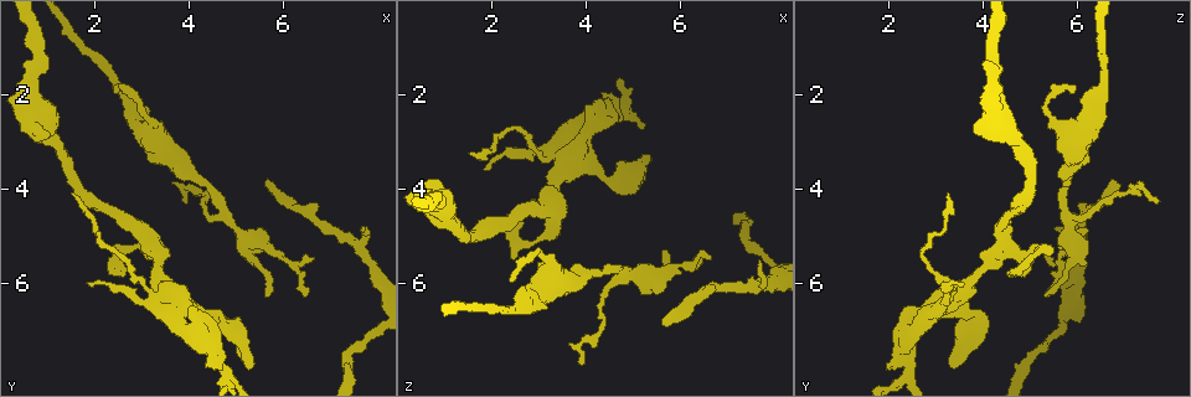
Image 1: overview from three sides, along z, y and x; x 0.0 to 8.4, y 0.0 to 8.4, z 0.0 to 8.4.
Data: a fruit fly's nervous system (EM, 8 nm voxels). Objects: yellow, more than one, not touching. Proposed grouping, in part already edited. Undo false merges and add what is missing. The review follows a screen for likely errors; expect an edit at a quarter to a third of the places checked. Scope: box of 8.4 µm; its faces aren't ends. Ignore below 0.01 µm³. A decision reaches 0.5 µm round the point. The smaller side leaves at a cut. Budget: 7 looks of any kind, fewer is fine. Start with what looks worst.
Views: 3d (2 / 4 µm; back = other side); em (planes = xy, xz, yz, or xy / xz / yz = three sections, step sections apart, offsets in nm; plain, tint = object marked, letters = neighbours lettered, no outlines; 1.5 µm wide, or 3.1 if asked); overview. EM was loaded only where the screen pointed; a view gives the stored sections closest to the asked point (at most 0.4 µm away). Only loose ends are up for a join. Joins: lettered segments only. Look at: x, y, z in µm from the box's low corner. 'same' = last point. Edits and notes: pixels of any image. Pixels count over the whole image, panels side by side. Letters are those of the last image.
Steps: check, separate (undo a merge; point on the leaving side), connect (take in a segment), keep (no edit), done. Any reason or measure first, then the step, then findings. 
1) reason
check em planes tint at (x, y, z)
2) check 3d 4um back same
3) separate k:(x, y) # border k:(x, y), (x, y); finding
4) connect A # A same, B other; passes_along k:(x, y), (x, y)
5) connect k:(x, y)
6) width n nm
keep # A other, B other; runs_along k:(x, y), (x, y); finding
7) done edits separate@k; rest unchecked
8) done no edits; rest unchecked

thin end
check em planes letters at (1.90, 5.95, 3.60)

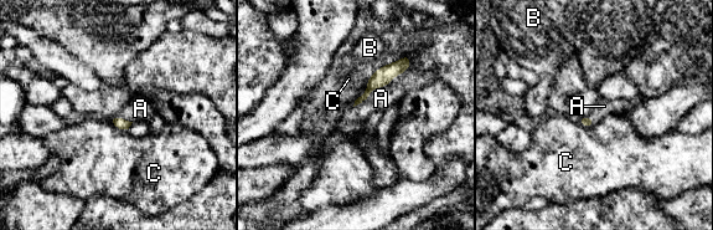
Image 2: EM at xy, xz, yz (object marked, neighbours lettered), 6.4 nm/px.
connect A # A same, B other, C other; passes_along 2:(383, 75), (380, 86), (381, 98); the neuron continues

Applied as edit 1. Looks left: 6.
redraw
check overview

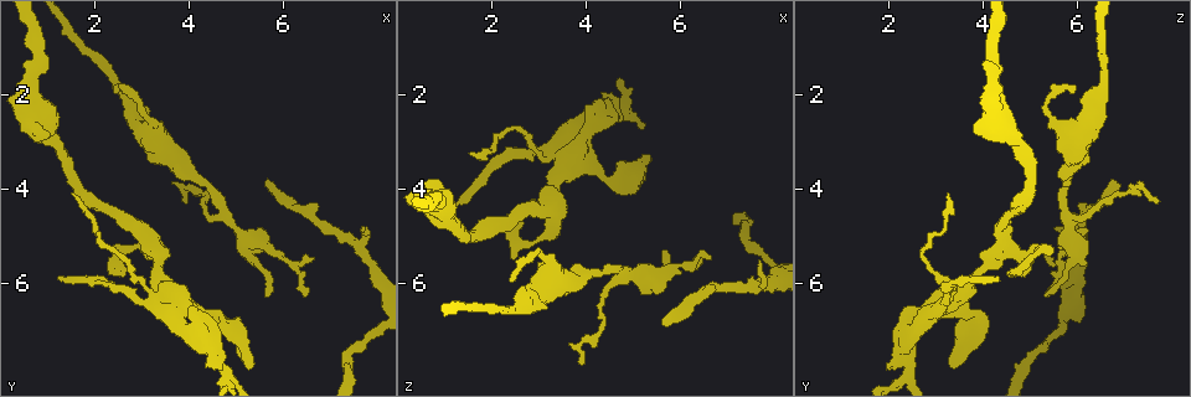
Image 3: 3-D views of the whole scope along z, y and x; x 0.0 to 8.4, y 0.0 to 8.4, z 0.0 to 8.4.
sharp bend
check em planes letters at (4.80, 8.00, 2.40)

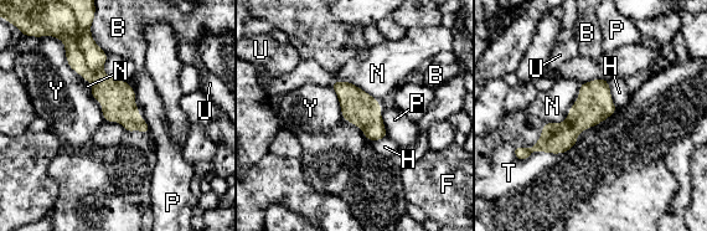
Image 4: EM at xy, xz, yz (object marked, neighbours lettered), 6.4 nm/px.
width 220 nm
separate 4:(107, 90) # B other, F other, H other, N other, P other, T other, U other, Y other; border 4:(77, 39), (86, 65), (101, 71); two neurons meet here

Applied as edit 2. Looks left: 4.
a fork
check em xz step 4 letters at (3.30, 5.15, 4.45)

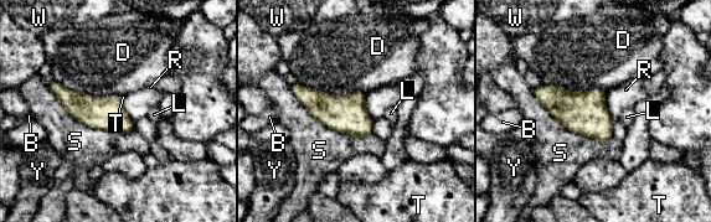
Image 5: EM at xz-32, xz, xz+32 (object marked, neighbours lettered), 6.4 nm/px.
keep # B other, D other, L other, R other, S other, T other, W other, Y other; border 5:(122, 97), (124, 110), (134, 122); all the same neuron

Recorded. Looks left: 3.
done edits connect@2, separate@4; rest unchecked

